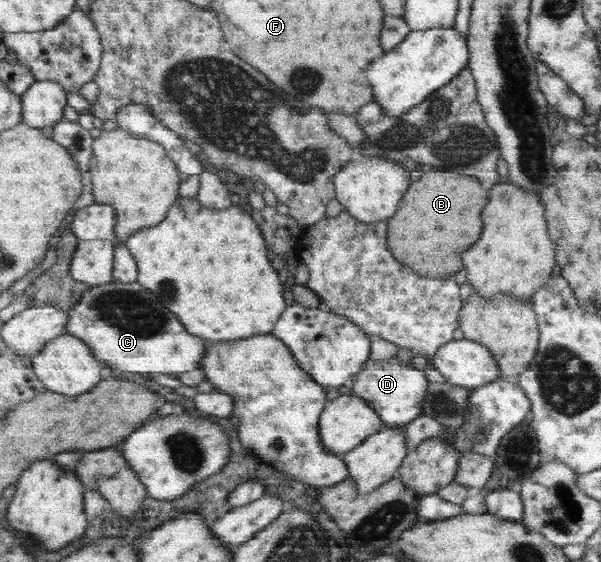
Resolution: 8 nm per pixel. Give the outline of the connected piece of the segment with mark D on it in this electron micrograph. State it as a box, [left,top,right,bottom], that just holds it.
[352,356,429,427]

